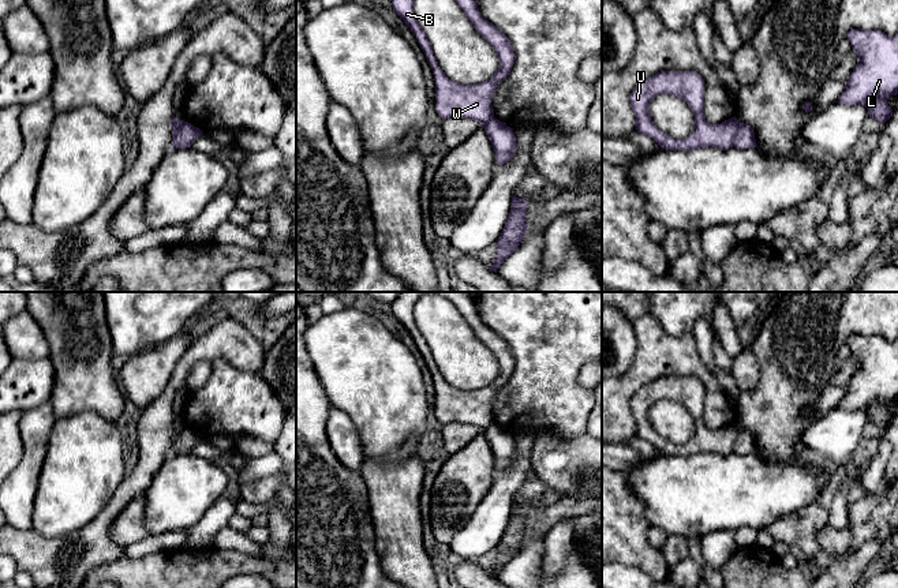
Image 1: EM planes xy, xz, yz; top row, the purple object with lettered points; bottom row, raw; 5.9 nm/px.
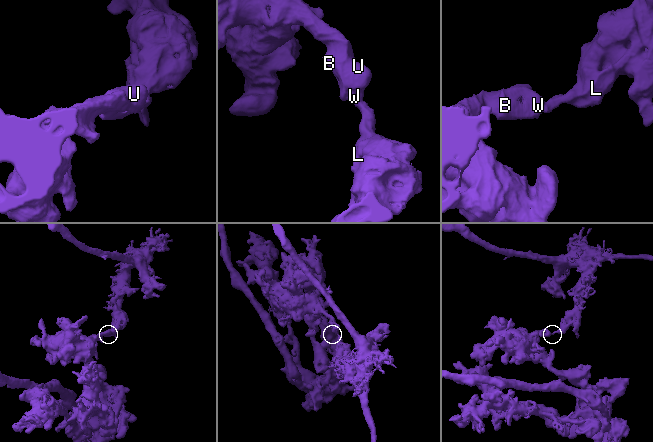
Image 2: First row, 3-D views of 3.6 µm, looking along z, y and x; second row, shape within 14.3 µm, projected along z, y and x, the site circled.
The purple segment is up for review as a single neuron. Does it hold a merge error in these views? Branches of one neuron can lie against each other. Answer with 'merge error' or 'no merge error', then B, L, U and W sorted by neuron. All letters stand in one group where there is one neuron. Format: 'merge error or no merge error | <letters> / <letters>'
merge error | B U W / L

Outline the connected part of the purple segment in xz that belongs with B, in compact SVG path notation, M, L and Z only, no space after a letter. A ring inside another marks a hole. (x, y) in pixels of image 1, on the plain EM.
M401 292L390 306L396 319L414 338L433 375L435 417L444 426L450 422L459 422L484 430L494 424L491 401L497 392L509 381L516 364L509 344L479 319L476 306L469 295L467 292ZM429 295L444 296L450 300L471 326L475 336L494 353L499 371L490 385L478 390L463 390L449 385L442 374L435 371L431 349L414 319L415 304Z

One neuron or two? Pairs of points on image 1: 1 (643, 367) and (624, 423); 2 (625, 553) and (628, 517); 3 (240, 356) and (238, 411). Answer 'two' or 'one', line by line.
1: one
2: one
3: two

